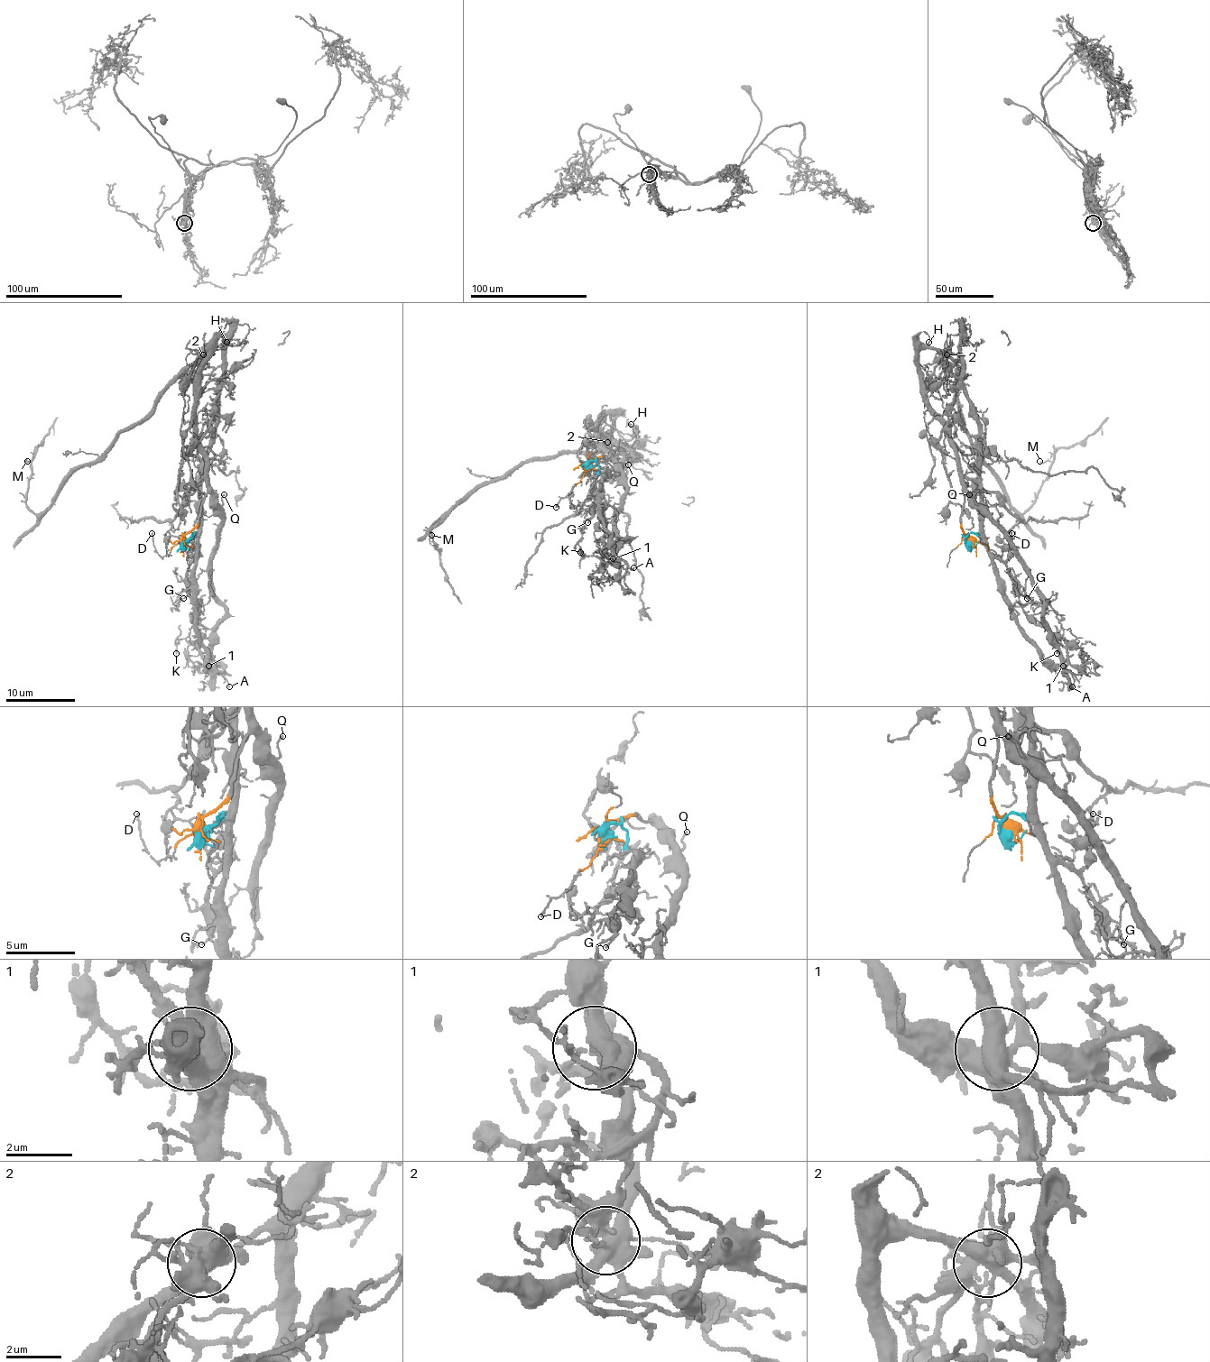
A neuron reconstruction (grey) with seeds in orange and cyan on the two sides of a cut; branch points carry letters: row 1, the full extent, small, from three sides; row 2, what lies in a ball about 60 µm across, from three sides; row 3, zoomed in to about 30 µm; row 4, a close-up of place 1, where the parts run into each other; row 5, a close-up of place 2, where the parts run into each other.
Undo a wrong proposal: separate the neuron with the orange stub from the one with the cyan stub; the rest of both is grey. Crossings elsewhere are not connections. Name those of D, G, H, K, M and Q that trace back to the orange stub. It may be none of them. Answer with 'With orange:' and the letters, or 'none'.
With orange: D, H, M, Q

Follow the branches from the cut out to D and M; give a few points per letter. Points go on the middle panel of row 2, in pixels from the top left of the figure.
D: (588, 465), (581, 480), (555, 507)
M: (588, 465), (611, 459), (611, 414), (598, 450), (513, 465), (430, 535)

